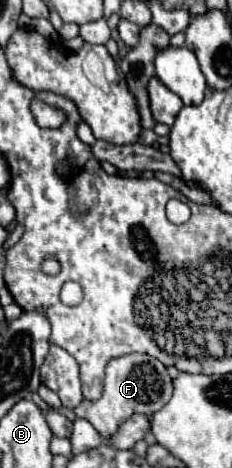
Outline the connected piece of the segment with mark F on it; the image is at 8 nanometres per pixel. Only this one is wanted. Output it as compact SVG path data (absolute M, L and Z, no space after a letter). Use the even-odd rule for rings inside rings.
M126 354L118 358L110 358L104 374L104 392L98 400L84 400L74 414L78 418L86 418L102 438L114 434L114 430L130 416L130 414L154 414L170 400L172 380L166 374L166 366L148 354Z

